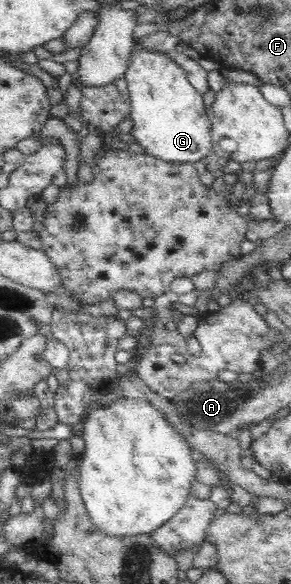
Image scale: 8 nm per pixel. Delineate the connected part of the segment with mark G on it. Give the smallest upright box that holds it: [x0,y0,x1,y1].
[124,51,216,165]

